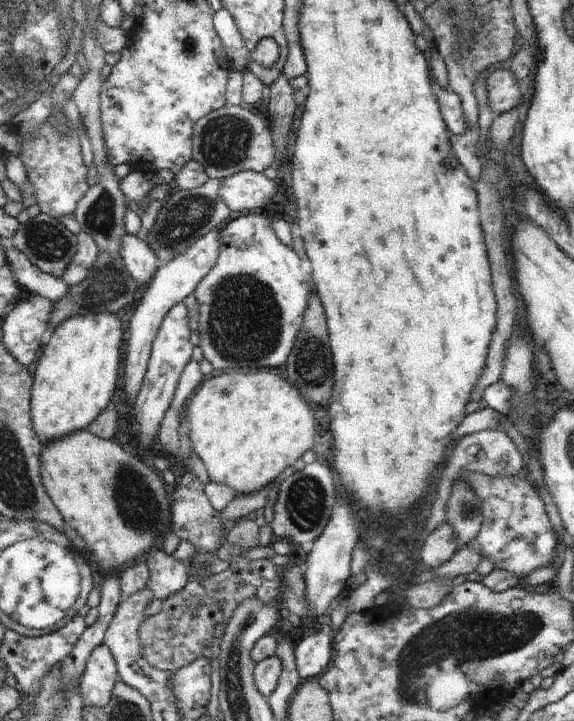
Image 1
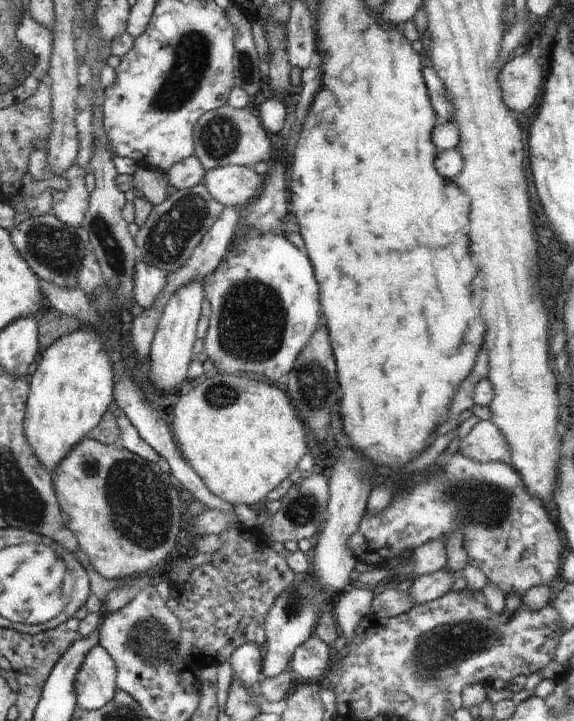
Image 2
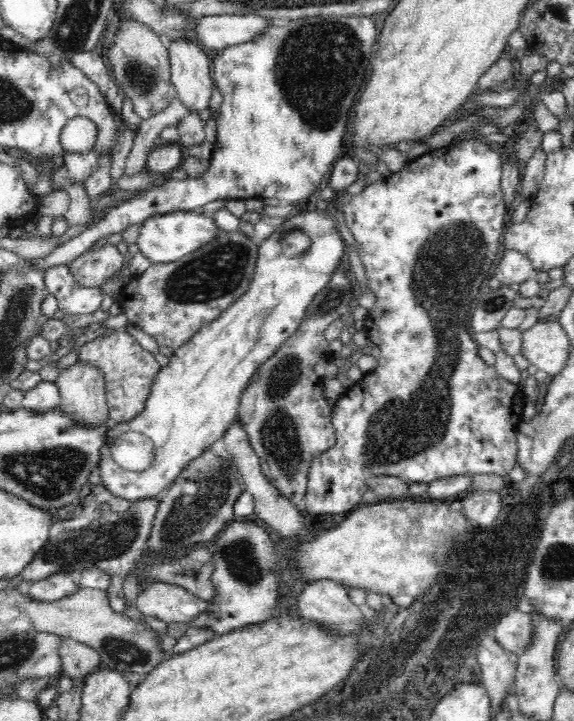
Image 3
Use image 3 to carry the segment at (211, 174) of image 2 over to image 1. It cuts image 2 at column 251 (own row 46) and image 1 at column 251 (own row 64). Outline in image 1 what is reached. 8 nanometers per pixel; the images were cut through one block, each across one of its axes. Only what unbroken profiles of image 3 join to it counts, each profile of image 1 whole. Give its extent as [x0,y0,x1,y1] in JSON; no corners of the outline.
[219,171,276,211]

